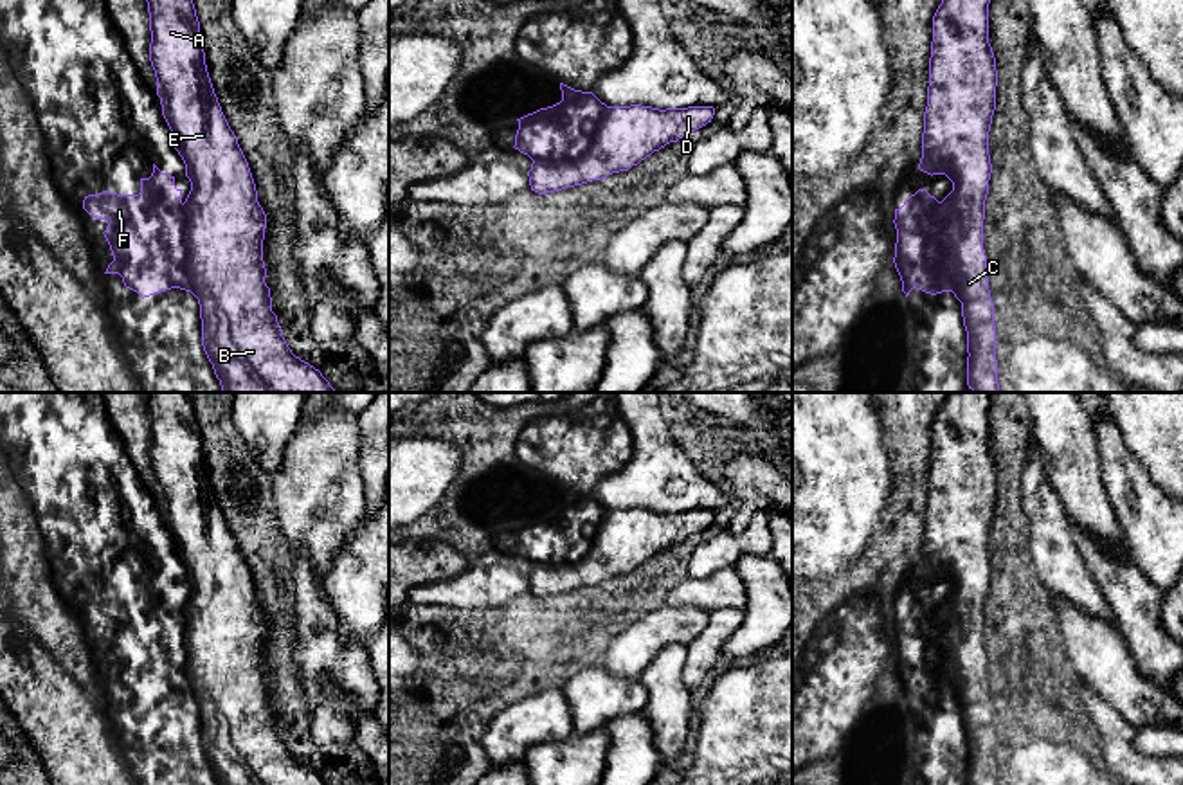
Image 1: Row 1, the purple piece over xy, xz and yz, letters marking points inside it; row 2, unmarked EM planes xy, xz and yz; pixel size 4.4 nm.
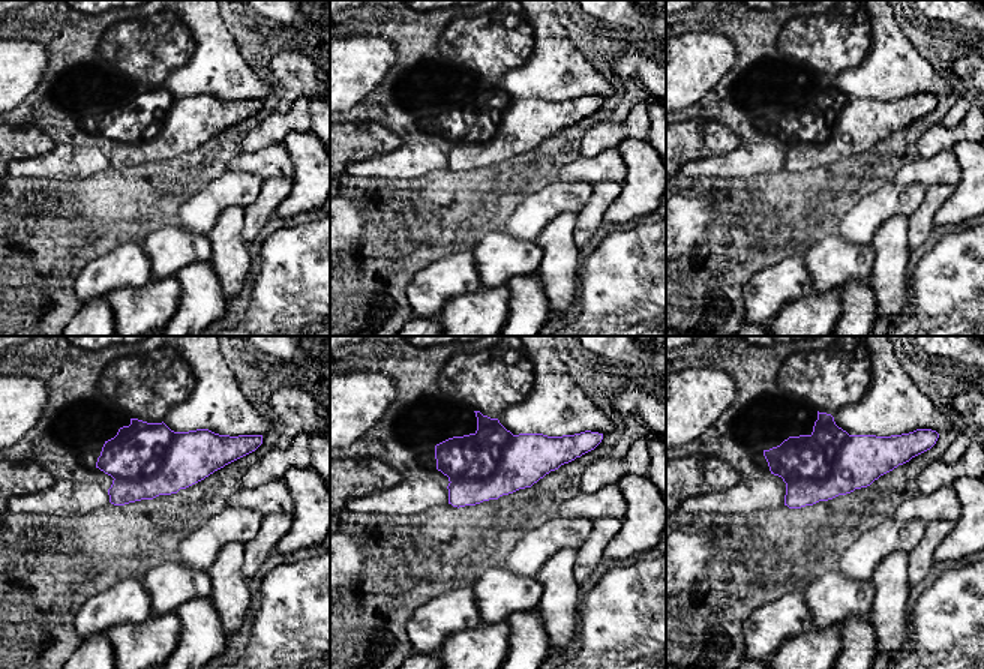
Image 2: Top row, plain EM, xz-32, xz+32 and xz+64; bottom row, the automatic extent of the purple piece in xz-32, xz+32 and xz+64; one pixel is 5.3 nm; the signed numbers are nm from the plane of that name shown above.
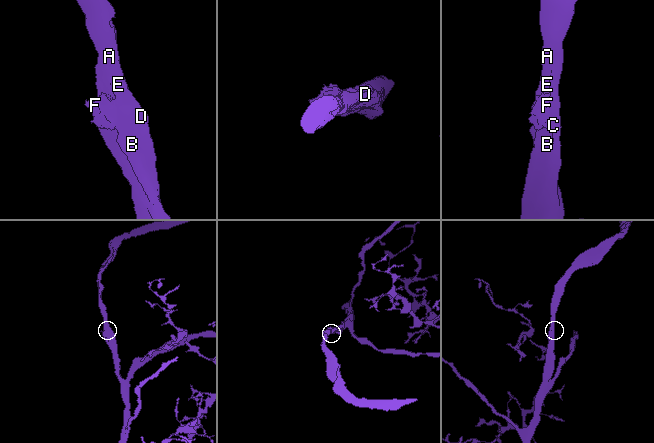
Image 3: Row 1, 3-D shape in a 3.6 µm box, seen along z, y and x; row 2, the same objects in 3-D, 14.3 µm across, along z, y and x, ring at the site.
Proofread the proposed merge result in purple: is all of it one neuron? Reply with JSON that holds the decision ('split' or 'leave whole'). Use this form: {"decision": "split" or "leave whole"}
{"decision": "split"}

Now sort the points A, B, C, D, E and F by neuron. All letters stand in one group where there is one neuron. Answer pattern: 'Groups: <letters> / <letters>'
Groups: A B C D E / F

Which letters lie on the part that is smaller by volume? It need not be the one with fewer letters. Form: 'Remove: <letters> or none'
Remove: F

